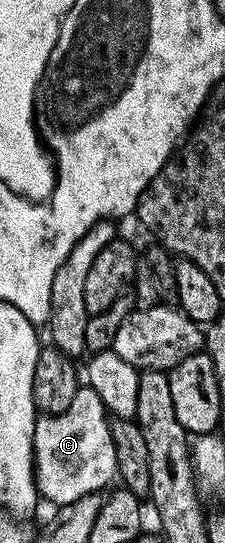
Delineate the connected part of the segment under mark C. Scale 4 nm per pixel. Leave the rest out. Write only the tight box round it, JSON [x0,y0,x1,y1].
[33,387,117,507]

